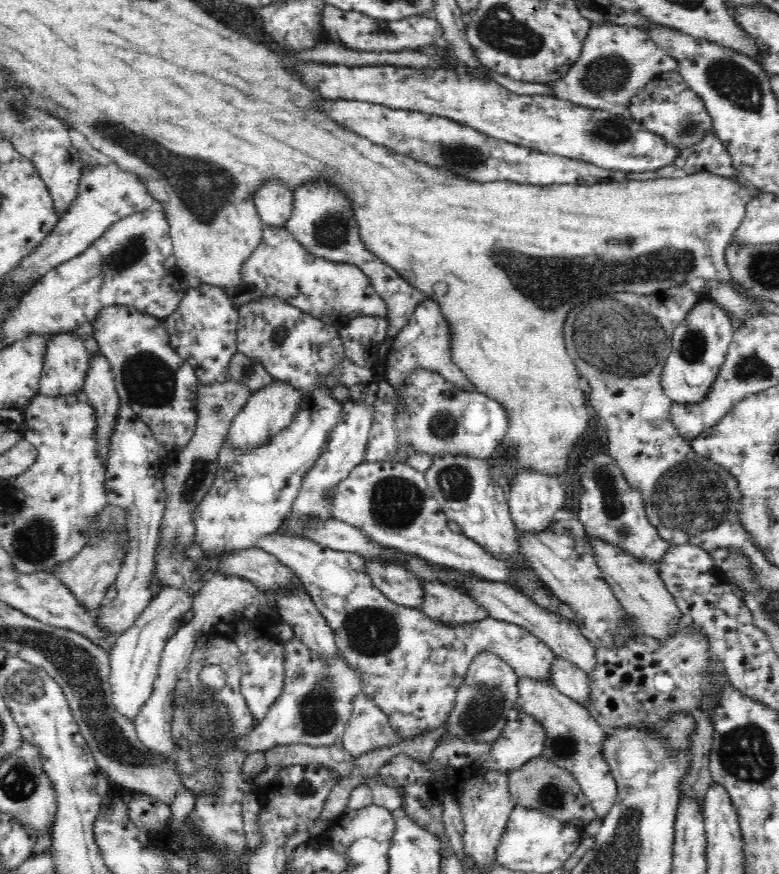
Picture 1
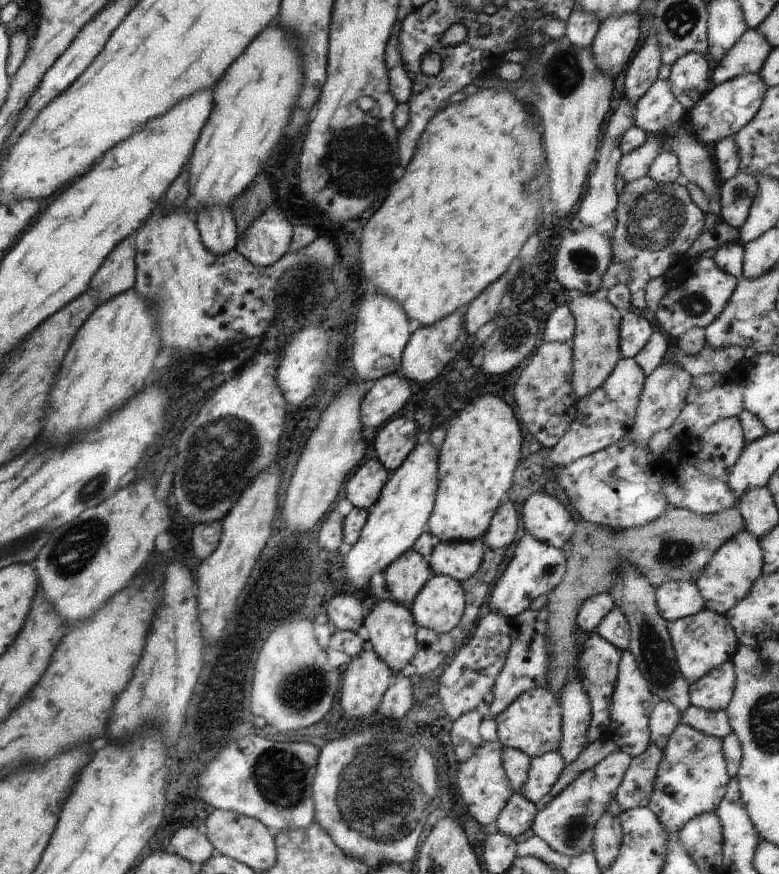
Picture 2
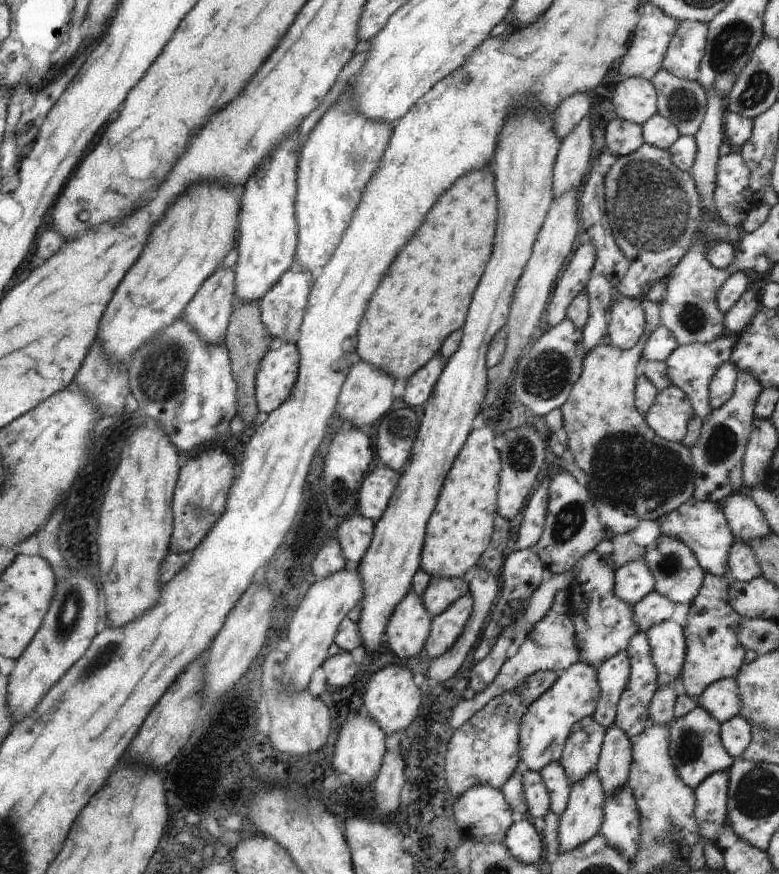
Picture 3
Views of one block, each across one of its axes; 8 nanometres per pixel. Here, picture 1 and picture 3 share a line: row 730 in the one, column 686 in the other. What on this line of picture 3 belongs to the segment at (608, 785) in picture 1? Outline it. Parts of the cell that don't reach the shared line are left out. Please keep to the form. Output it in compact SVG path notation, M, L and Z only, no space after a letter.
M657 535L653 542L644 548L644 563L652 574L653 591L668 598L673 604L690 603L701 586L704 573L695 555L680 540Z

